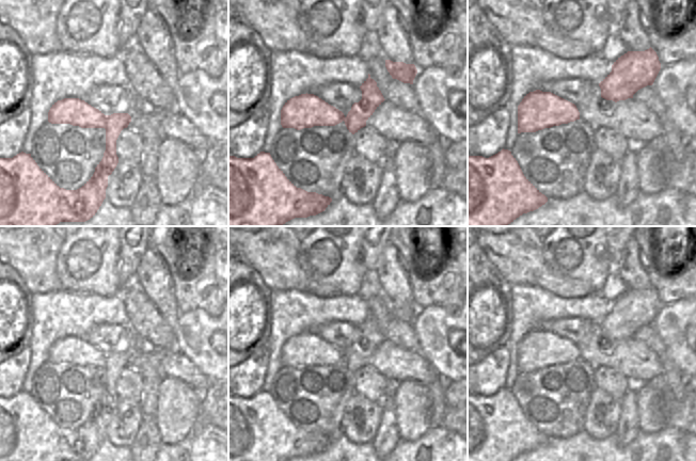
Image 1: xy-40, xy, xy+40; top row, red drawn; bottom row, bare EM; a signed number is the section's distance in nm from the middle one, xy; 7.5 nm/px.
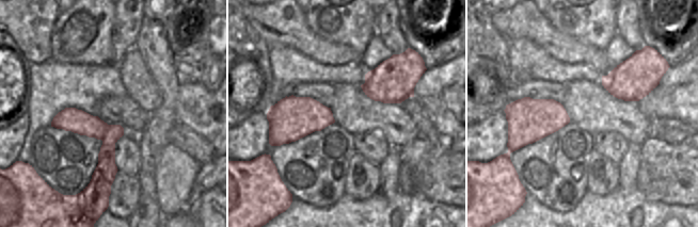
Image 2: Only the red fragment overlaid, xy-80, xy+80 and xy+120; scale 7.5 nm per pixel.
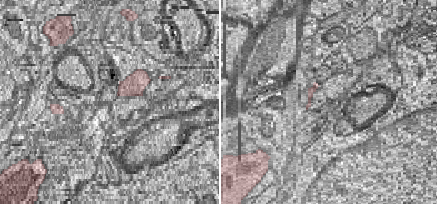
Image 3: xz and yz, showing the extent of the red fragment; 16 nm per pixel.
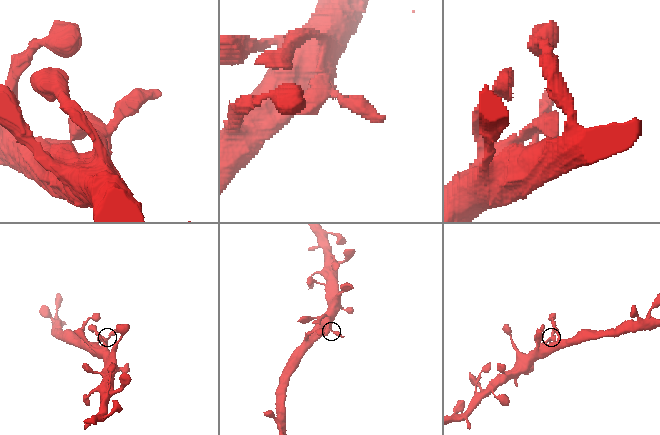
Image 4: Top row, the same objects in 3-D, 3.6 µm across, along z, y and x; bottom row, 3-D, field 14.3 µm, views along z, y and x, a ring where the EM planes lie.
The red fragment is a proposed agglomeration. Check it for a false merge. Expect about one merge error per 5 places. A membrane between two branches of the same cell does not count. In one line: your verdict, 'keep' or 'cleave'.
keep

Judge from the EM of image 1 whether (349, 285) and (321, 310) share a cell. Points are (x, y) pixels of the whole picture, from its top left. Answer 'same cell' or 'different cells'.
different cells

